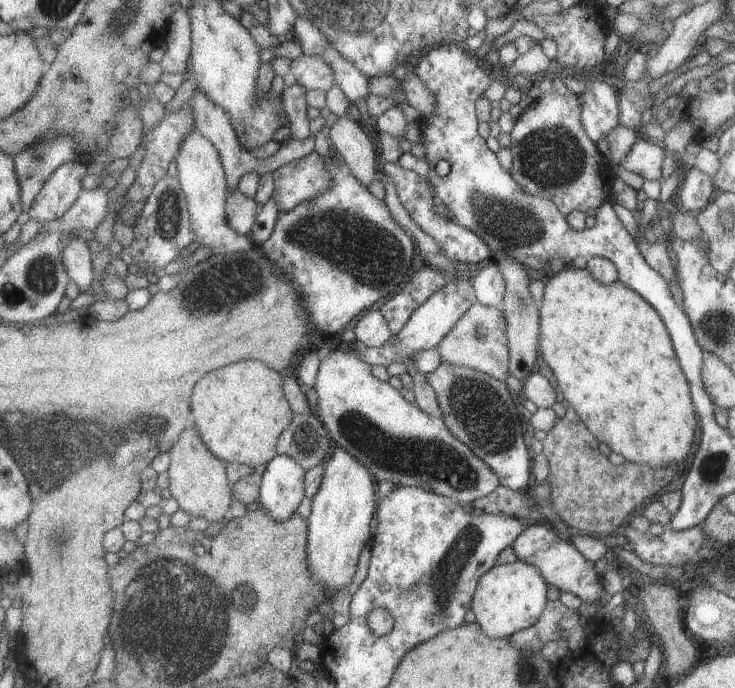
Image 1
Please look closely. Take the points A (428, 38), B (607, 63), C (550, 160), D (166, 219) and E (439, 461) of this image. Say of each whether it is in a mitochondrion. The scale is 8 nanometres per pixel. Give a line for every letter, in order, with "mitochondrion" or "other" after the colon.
A: other
B: other
C: mitochondrion
D: mitochondrion
E: mitochondrion

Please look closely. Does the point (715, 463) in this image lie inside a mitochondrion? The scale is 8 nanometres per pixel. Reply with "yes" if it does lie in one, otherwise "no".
yes

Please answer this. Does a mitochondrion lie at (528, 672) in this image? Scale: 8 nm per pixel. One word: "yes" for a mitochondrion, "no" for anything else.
yes

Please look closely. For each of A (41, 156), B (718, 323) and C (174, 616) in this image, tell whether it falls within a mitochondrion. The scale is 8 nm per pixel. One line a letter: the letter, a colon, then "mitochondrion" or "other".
A: mitochondrion
B: mitochondrion
C: mitochondrion

